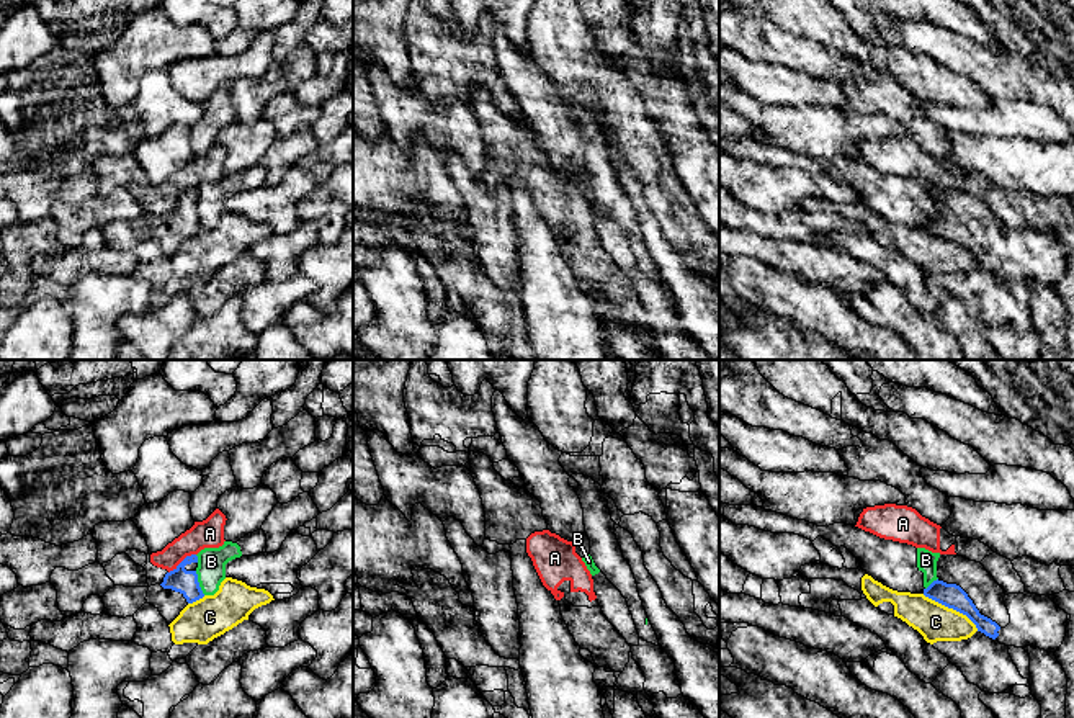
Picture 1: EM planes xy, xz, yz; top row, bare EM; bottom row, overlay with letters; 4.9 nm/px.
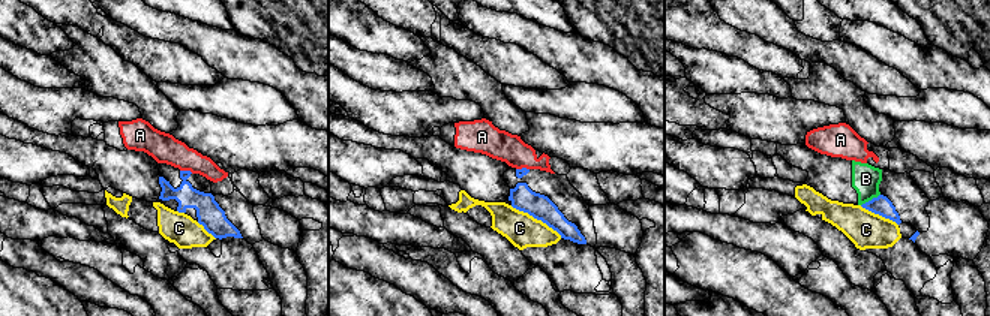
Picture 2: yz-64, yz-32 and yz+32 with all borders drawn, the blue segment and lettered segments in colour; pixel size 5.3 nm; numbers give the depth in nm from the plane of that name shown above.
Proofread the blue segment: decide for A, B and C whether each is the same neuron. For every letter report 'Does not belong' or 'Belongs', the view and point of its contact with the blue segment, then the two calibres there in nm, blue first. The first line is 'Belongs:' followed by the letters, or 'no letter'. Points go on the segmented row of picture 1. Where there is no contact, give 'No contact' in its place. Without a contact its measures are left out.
Belongs: no letter
A: Does not belong. Touches blue at xy (183, 560). Thickness 120 nm (blue) against 140 nm
B: Does not belong. Touches blue at xy (198, 583). Thickness 120 nm (blue) against 140 nm
C: Does not belong. Touches blue at yz (952, 607). Thickness 120 nm (blue) against 190 nm

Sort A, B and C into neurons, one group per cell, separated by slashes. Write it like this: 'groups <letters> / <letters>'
groups A / B / C

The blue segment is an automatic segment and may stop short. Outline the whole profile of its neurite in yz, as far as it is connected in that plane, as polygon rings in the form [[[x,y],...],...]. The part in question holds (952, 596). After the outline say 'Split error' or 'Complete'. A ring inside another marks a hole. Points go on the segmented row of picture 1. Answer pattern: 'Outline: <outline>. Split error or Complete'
Outline: [[[940,554],[937,581],[924,595],[966,615],[986,636],[1015,648],[1056,653],[1064,641],[1067,613],[1049,597],[1030,592],[1004,594],[981,563]]]. Split error

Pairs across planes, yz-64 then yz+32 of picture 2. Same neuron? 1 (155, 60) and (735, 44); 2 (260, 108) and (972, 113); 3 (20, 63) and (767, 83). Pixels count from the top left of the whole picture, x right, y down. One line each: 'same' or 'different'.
1: different
2: same
3: same

